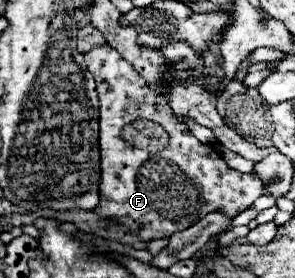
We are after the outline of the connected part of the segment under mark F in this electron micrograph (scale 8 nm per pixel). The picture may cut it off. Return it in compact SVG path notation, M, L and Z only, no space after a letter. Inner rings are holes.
M101 45L93 47L91 51L85 53L85 65L89 73L97 81L97 93L99 93L99 147L101 147L101 203L95 207L95 213L107 221L115 221L119 225L125 225L133 235L141 237L145 243L155 241L155 239L167 239L175 231L183 231L203 219L205 215L219 211L227 217L239 215L245 207L253 205L257 197L261 197L263 183L257 175L251 173L239 173L231 169L225 159L215 151L213 145L205 145L197 141L189 129L177 121L173 115L167 99L159 95L157 91L151 91L147 81L127 63L113 47ZM145 117L155 123L159 123L171 137L169 145L161 153L147 153L139 151L135 147L129 147L125 141L121 141L121 129L123 125Z

